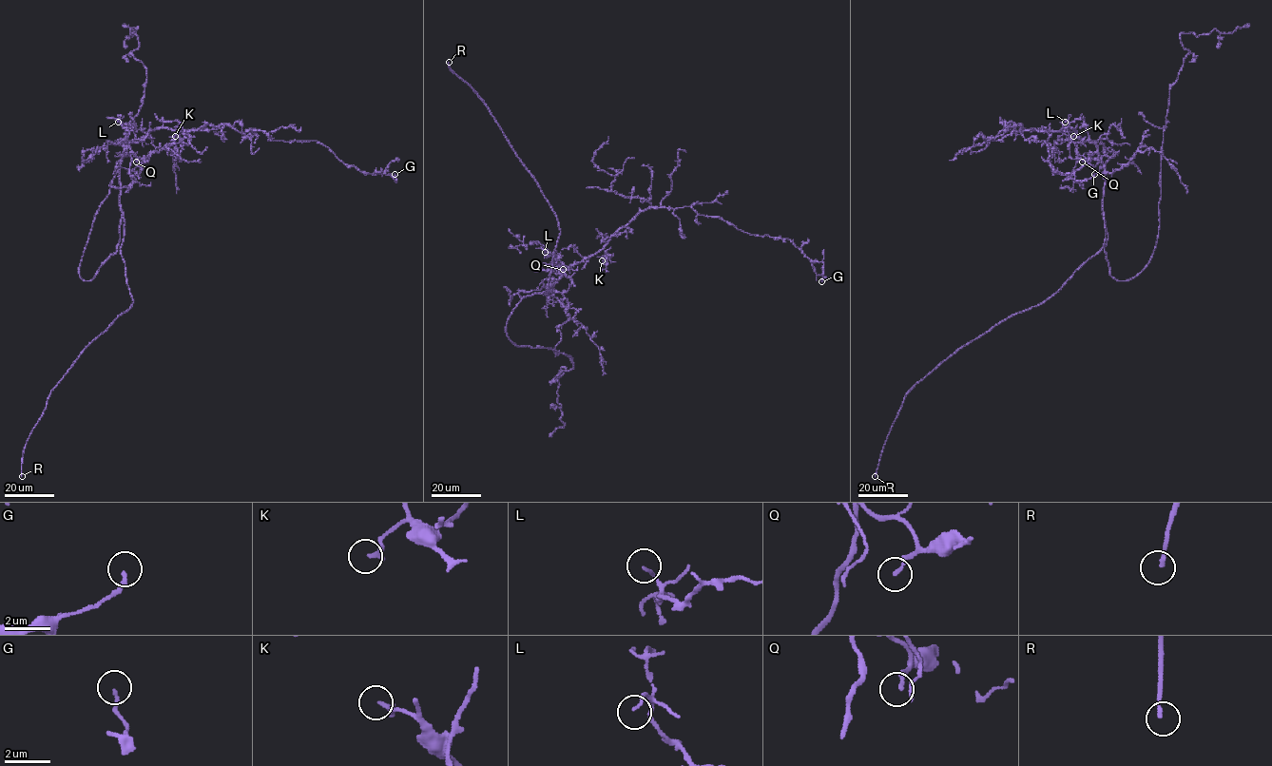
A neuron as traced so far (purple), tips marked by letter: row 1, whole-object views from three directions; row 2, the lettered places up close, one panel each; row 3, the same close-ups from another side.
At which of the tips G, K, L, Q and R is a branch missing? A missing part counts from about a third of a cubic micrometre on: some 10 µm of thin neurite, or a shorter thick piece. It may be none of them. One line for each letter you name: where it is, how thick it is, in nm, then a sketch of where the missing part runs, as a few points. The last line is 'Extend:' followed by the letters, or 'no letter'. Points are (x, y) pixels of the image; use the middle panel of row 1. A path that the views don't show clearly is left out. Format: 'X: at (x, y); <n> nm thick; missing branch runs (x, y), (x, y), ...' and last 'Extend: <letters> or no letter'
R: at (449, 62); 160 nm thick
Extend: R

